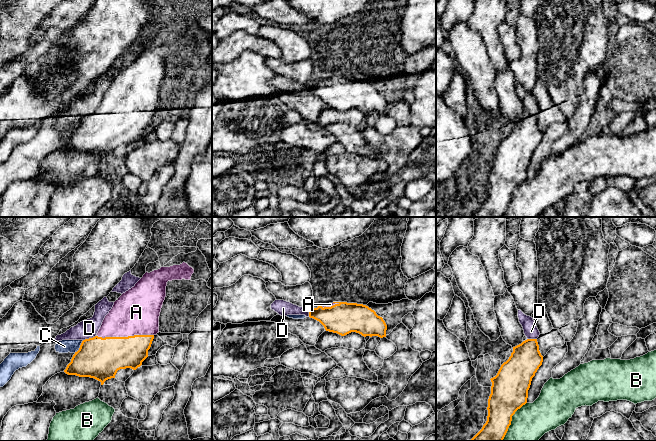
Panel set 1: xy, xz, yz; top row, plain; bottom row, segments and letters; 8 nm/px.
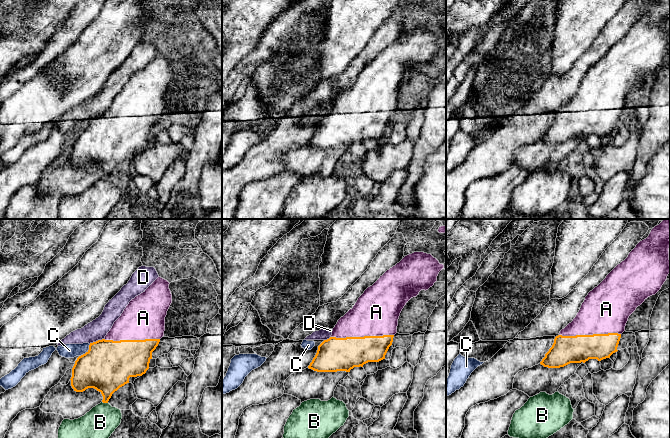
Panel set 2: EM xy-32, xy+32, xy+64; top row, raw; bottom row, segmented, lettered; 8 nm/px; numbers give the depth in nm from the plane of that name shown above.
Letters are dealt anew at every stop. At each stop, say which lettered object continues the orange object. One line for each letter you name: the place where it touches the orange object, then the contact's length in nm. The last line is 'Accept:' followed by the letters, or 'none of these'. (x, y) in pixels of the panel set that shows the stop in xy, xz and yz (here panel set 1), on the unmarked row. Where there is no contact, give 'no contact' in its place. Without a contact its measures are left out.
A: contact xy (125, 113); length 460 nm
Accept: A

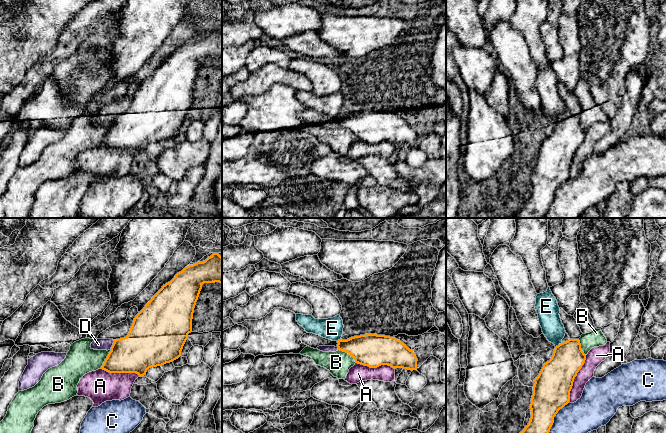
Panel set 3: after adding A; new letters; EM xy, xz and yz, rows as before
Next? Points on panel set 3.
Accept: none of these

